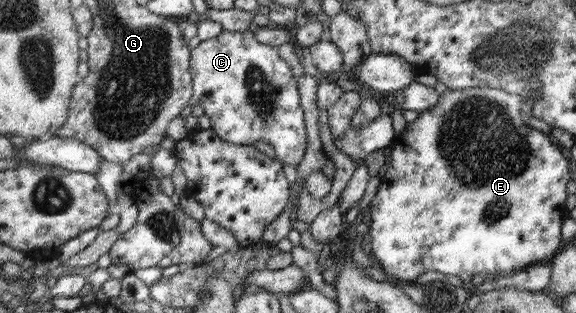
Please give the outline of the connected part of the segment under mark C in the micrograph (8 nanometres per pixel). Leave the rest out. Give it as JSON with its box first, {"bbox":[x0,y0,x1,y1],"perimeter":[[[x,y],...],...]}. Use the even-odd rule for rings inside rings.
{"bbox":[191,29,307,166],"perimeter":[[[222,29],[217,38],[201,41],[191,50],[191,74],[195,104],[204,108],[210,118],[211,129],[227,142],[239,145],[252,145],[261,140],[273,147],[280,163],[297,166],[307,148],[304,112],[301,108],[298,82],[293,68],[279,53],[277,47],[259,43],[253,30],[230,31]]]}

